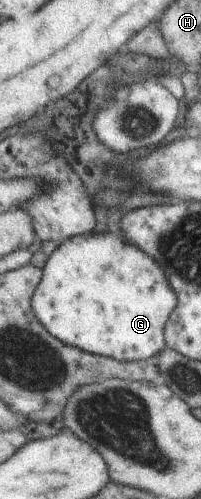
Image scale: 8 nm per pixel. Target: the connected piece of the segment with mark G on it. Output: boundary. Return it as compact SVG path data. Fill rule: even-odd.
M121 230L102 231L62 242L47 258L43 279L33 295L33 307L44 326L67 345L118 361L153 360L168 347L166 325L178 304L178 296L162 266L122 236Z

